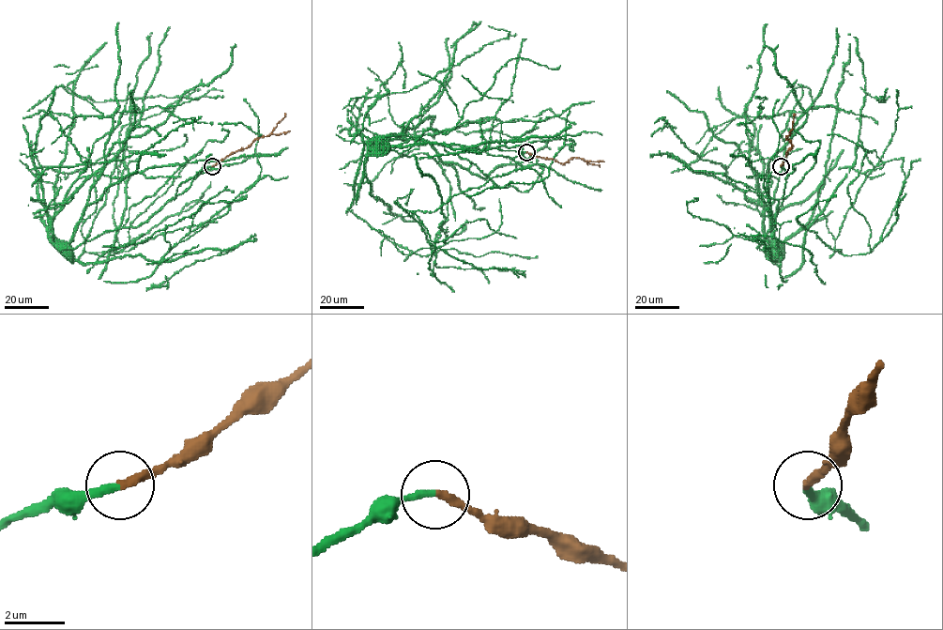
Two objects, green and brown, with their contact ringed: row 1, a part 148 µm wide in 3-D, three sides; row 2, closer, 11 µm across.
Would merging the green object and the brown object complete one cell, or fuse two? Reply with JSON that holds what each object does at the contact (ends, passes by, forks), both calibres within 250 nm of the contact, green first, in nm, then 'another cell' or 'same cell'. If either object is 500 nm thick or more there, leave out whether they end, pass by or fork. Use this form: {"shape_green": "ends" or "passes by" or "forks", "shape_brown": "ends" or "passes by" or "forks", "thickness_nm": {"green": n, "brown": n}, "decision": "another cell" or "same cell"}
{"shape_green": "ends", "shape_brown": "ends", "thickness_nm": {"green": 240, "brown": 280}, "decision": "same cell"}

